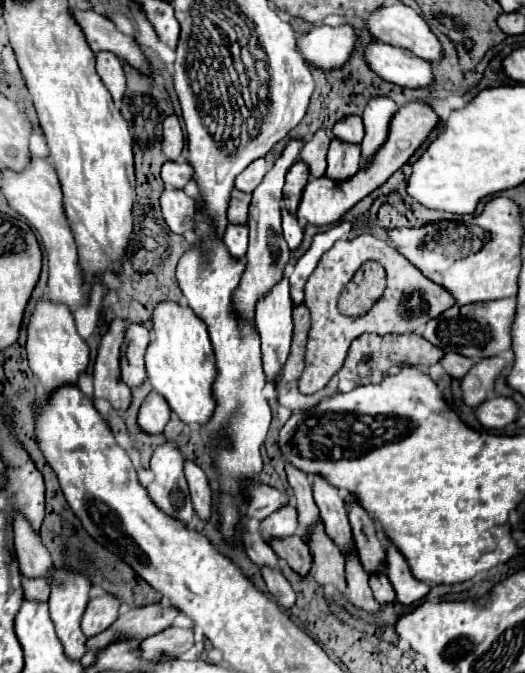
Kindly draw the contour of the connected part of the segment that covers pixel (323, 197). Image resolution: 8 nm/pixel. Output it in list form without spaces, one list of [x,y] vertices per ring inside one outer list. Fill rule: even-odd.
[[[411,102],[393,116],[389,138],[383,144],[383,148],[373,156],[373,160],[359,168],[359,172],[349,178],[347,182],[331,182],[327,176],[311,180],[303,192],[301,204],[297,208],[297,218],[305,220],[313,226],[329,226],[339,222],[359,200],[363,200],[367,194],[371,194],[377,186],[381,186],[393,172],[397,172],[427,140],[427,136],[439,126],[441,118],[439,114],[427,104],[427,102]]]

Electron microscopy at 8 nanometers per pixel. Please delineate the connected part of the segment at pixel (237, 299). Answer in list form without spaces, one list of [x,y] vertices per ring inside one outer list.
[[[291,140],[281,158],[275,162],[273,170],[263,178],[263,182],[257,186],[257,190],[253,192],[253,202],[249,206],[249,250],[247,250],[247,256],[245,256],[245,272],[243,272],[243,278],[239,282],[239,288],[233,292],[233,310],[239,310],[235,312],[239,318],[247,320],[253,328],[255,328],[255,306],[257,302],[261,300],[261,294],[269,292],[269,286],[273,286],[273,282],[285,278],[285,268],[289,264],[289,246],[281,234],[281,202],[283,202],[283,184],[285,184],[285,174],[287,170],[293,166],[295,158],[299,156],[299,150],[301,150],[303,142],[301,140]]]

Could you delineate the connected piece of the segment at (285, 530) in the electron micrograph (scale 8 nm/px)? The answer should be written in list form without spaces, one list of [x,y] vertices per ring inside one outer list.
[[[285,504],[281,510],[277,510],[277,514],[269,514],[269,518],[261,522],[261,534],[271,538],[285,538],[295,534],[297,526],[297,508],[293,504]]]

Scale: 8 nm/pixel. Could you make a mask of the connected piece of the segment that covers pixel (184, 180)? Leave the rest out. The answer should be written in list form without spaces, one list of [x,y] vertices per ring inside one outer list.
[[[165,162],[161,170],[161,178],[167,190],[185,188],[193,180],[193,168],[187,162]]]

